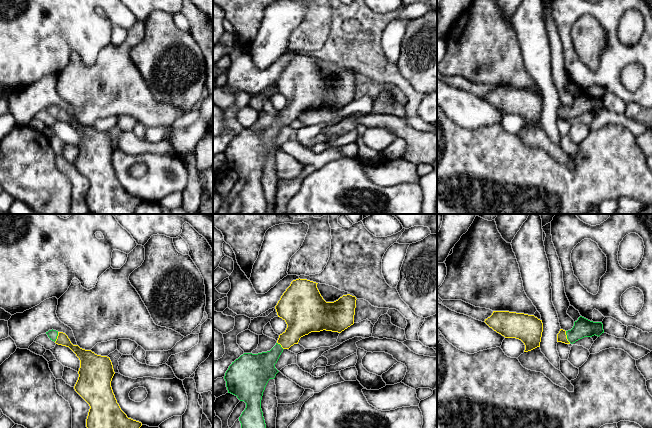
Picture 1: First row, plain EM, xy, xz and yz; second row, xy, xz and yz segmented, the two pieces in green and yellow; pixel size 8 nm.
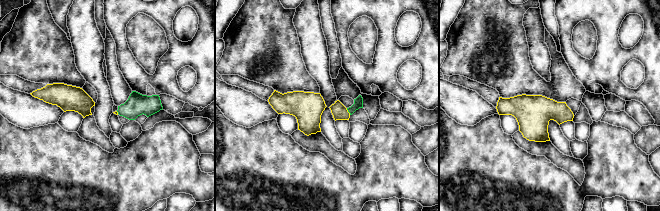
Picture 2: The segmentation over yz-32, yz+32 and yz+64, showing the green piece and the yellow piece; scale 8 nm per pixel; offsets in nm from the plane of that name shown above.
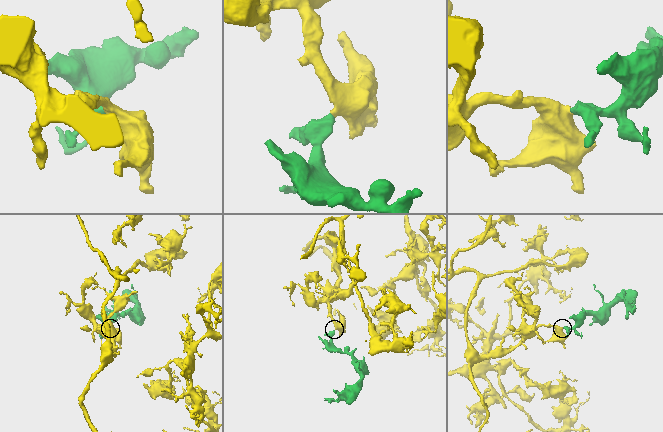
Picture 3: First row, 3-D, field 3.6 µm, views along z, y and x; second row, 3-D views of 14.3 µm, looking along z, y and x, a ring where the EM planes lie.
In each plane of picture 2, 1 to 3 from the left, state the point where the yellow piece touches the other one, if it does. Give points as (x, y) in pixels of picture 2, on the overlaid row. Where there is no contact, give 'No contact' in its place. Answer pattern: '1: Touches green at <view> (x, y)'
1: Touches green at yz-32 (117, 111)
2: Touches green at yz+32 (348, 111)
3: No contact

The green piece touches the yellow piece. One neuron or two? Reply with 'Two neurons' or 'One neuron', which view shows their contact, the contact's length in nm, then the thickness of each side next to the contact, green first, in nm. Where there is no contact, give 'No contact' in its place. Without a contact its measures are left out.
One neuron. Touches green in yz. Shared border 100 nm. Thickness 150 nm (green) against 80 nm

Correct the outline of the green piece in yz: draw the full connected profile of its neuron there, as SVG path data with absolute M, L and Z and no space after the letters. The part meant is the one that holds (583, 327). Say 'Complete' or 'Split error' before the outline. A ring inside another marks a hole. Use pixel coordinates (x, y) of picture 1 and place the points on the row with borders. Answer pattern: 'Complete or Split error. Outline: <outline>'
Split error. Outline: M582 316L574 322L571 330L565 331L560 329L557 334L557 342L573 344L584 337L600 336L604 333L602 322L593 322Z

